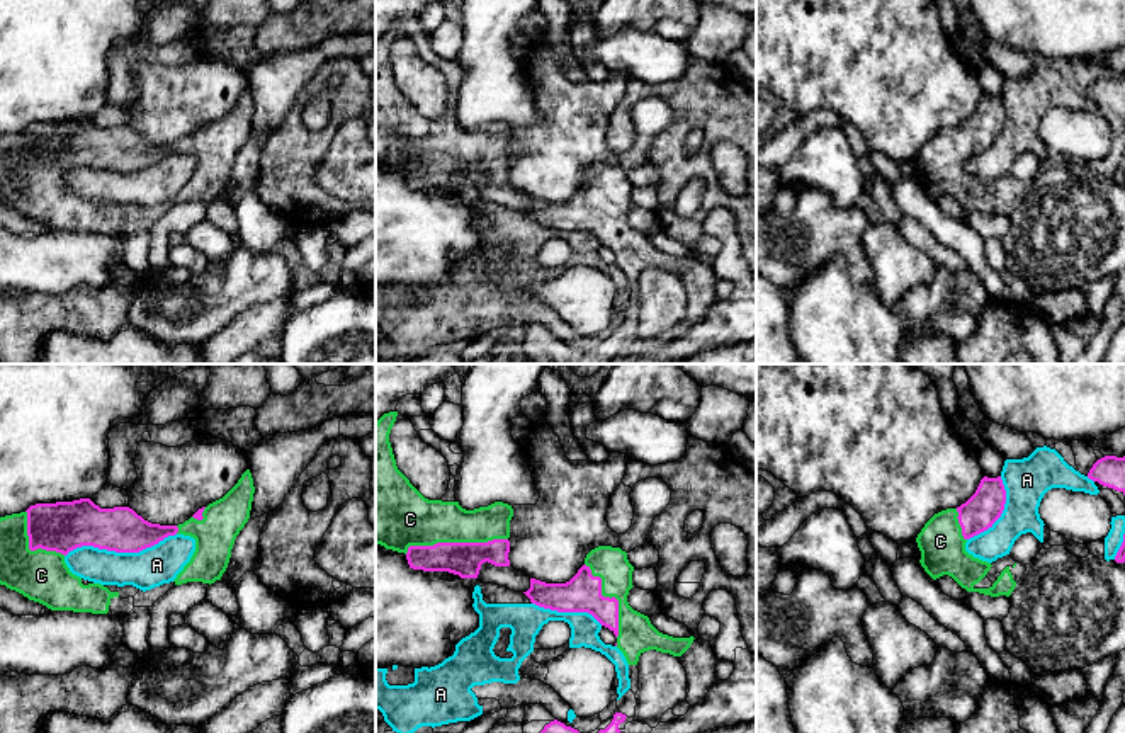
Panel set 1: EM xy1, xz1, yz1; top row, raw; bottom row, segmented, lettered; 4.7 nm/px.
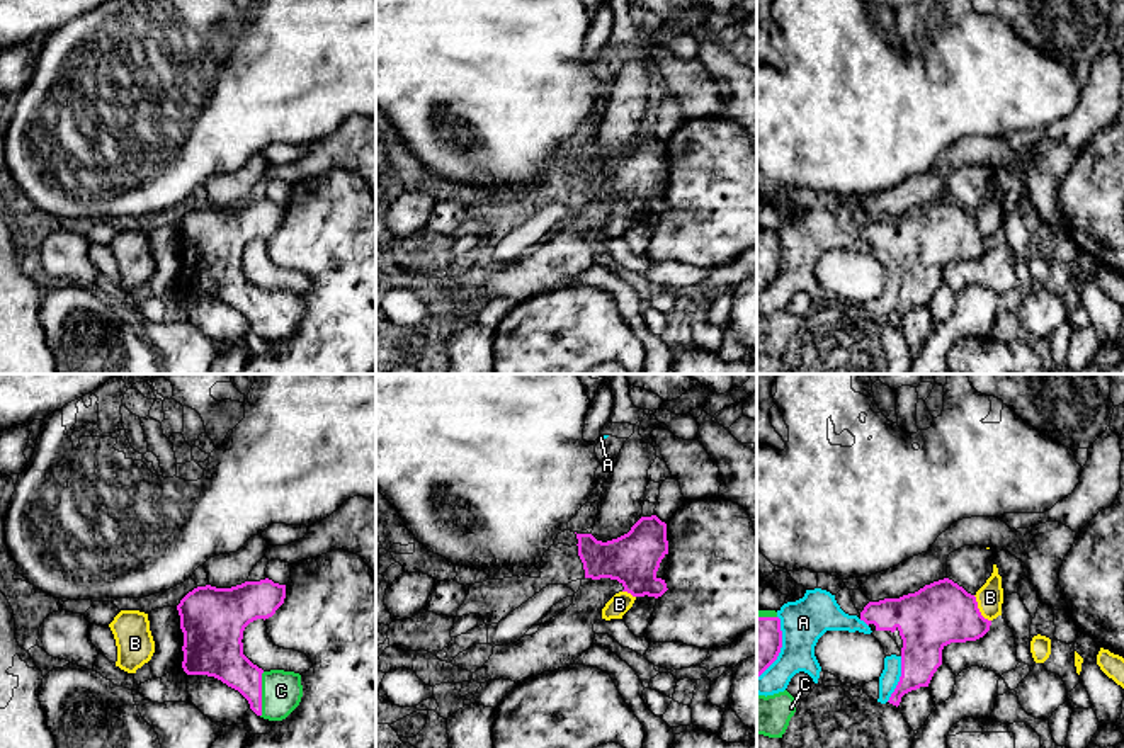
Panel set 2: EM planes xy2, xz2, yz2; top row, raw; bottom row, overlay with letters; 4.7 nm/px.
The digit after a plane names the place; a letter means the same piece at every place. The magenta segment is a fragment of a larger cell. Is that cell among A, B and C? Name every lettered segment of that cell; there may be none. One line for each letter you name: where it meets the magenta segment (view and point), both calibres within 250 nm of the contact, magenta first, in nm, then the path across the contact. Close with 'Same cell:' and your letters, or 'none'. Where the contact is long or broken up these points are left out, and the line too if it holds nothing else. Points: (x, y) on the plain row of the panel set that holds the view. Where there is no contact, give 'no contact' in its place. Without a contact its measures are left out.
C: xz1 (454, 162) | 160/260 nm
Same cell: C

